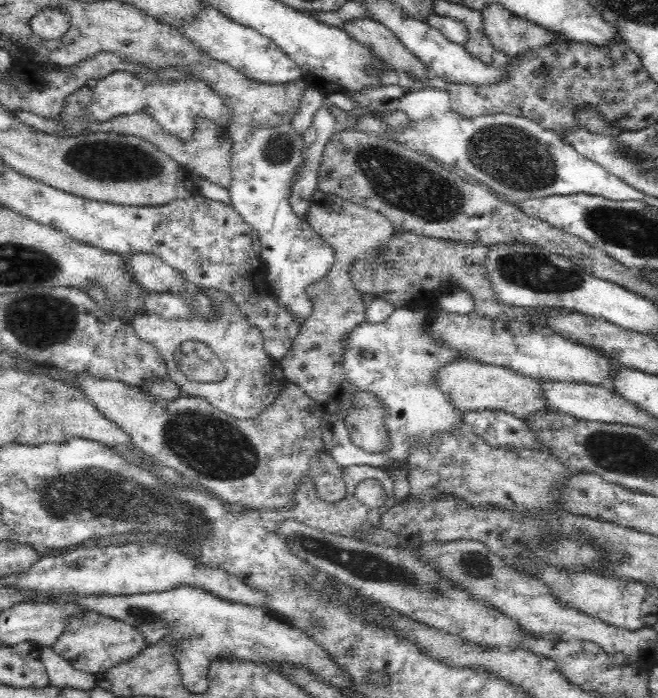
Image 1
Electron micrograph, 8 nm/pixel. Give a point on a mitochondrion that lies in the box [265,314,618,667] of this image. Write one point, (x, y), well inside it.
(363, 564)

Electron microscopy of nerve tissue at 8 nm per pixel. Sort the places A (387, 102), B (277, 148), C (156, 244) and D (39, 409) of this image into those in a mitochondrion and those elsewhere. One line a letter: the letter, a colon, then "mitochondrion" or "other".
A: other
B: mitochondrion
C: other
D: other

